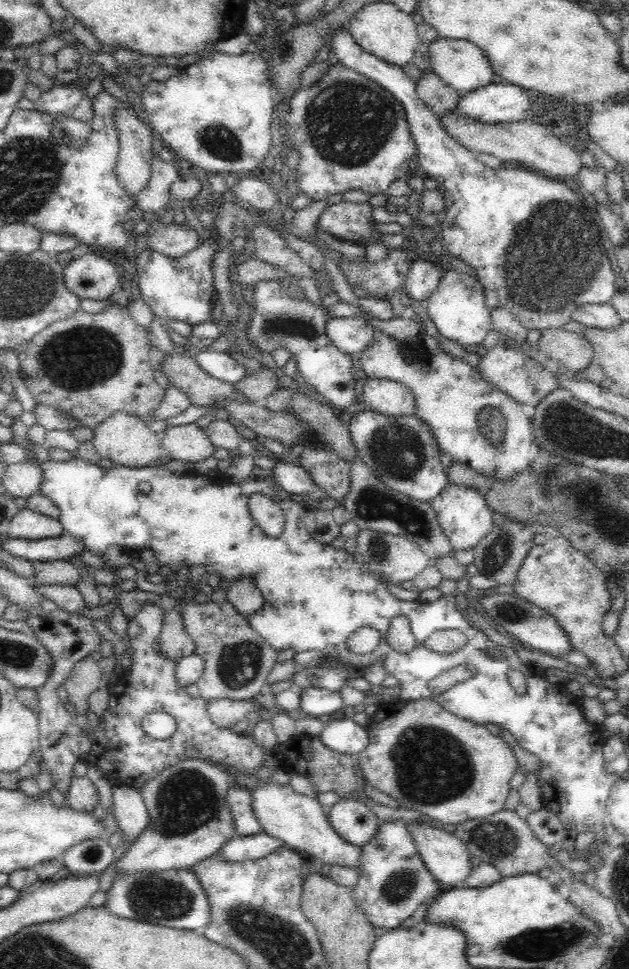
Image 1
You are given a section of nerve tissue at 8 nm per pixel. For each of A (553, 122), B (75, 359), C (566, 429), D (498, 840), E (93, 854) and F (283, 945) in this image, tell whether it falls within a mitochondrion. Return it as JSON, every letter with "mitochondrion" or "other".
{"A":"other","B":"mitochondrion","C":"mitochondrion","D":"mitochondrion","E":"mitochondrion","F":"mitochondrion"}

